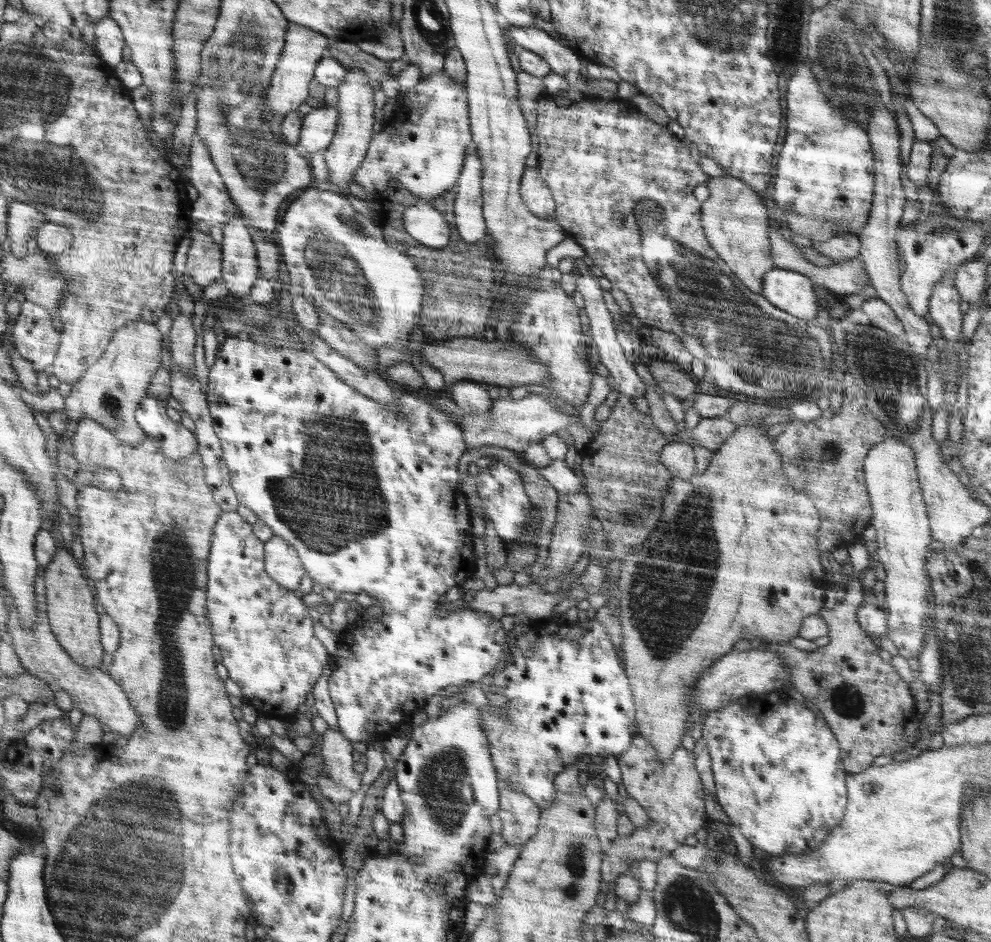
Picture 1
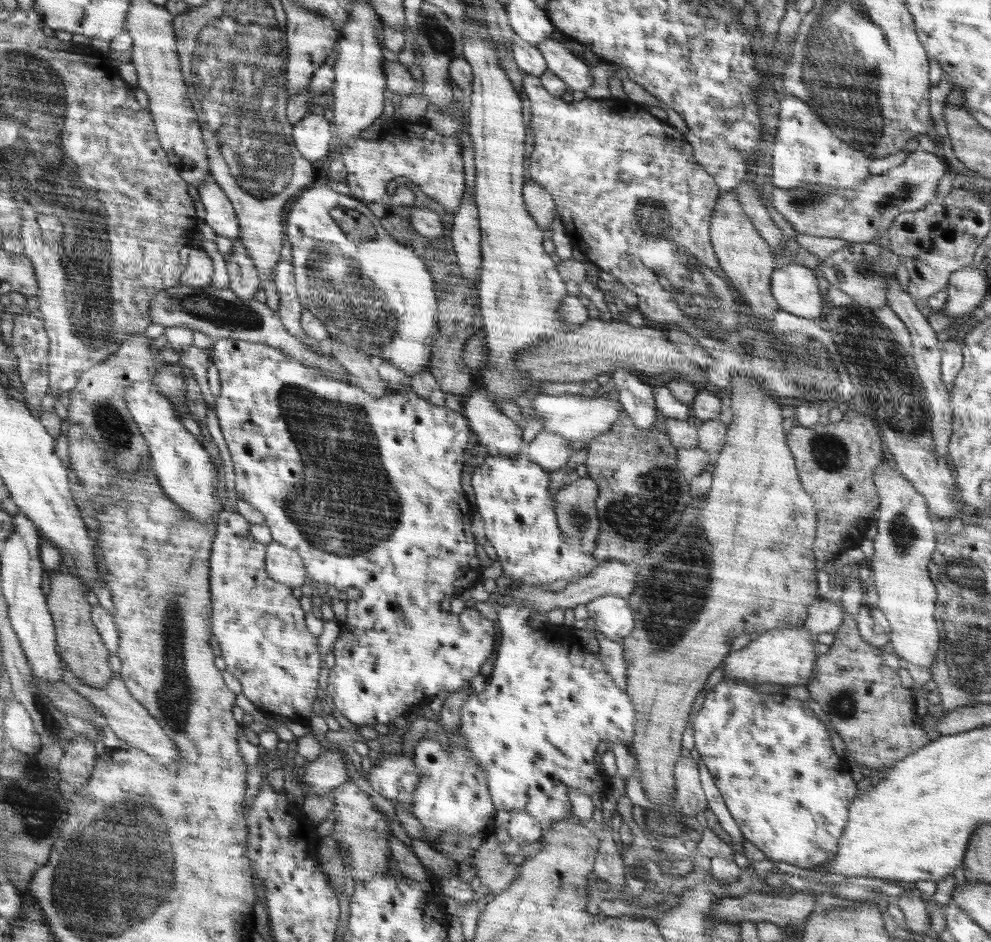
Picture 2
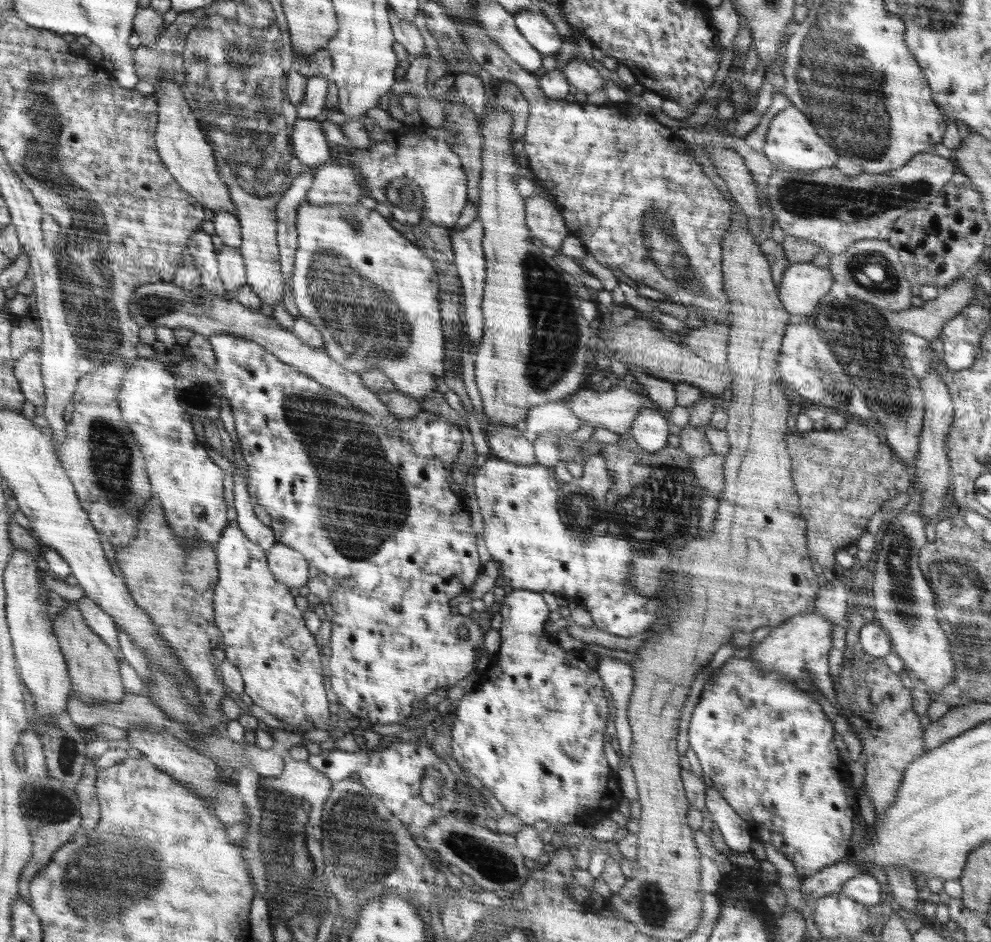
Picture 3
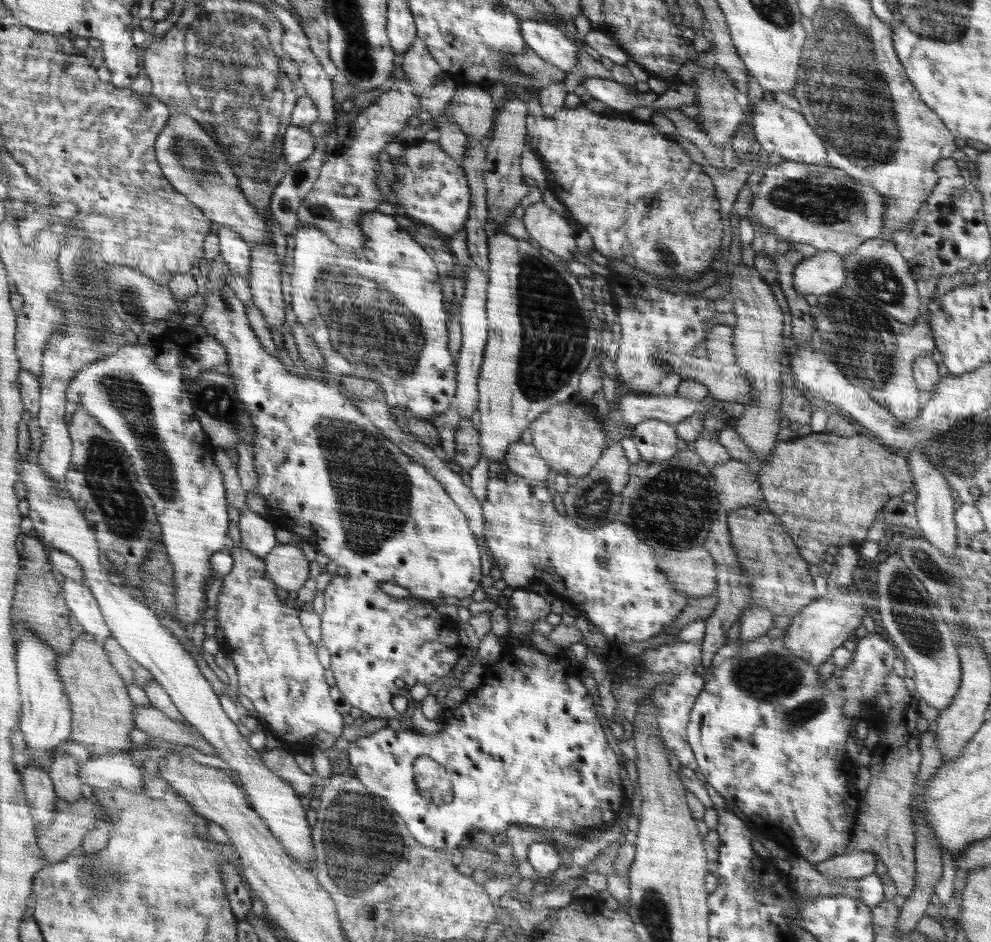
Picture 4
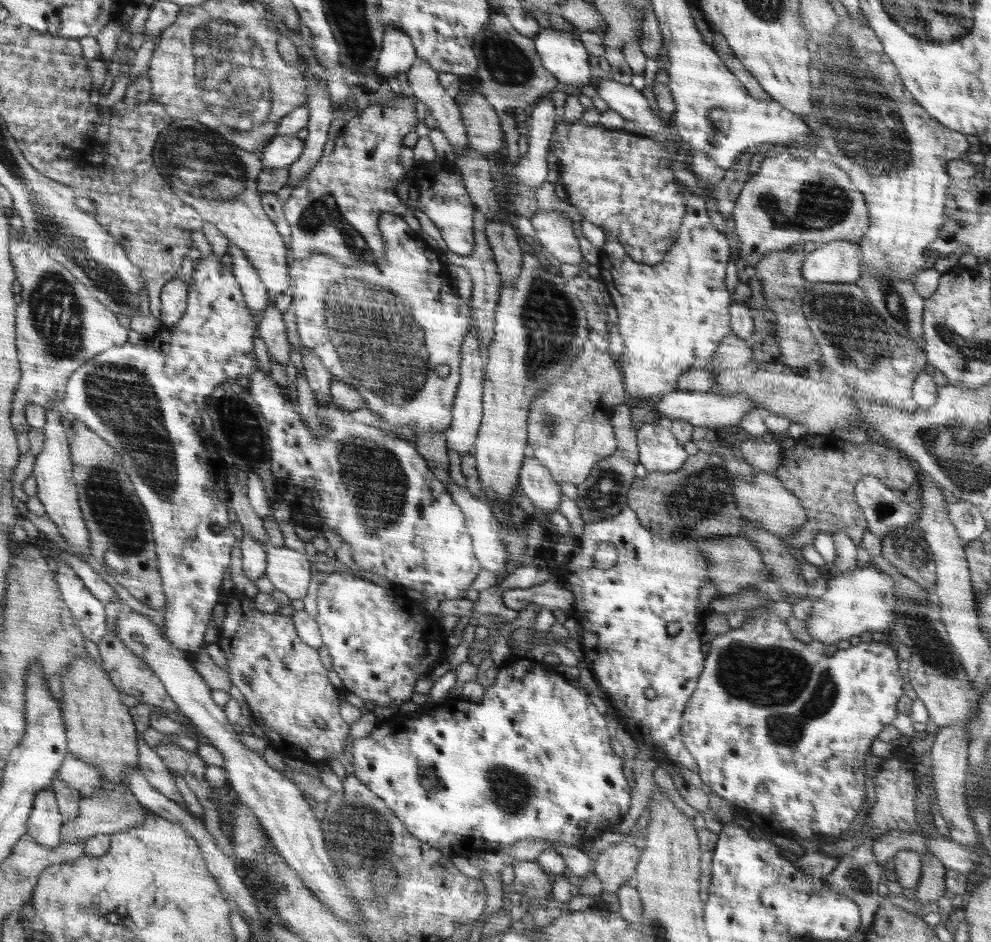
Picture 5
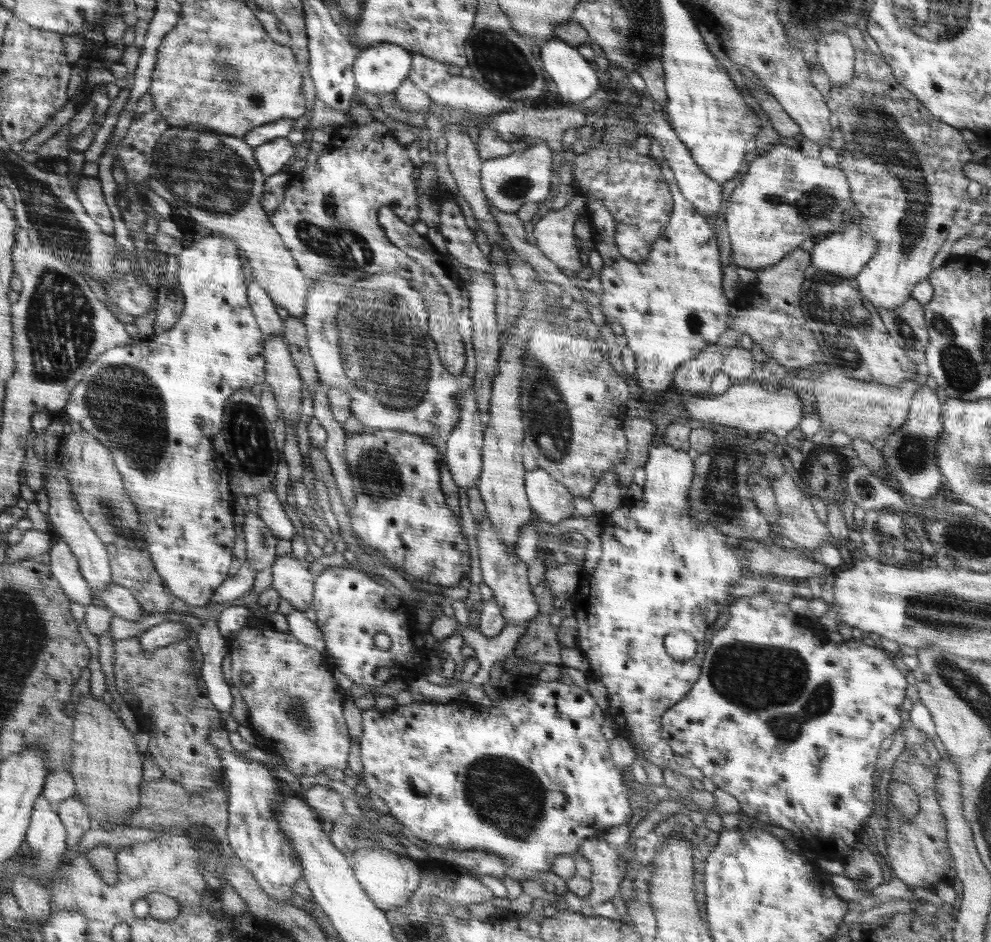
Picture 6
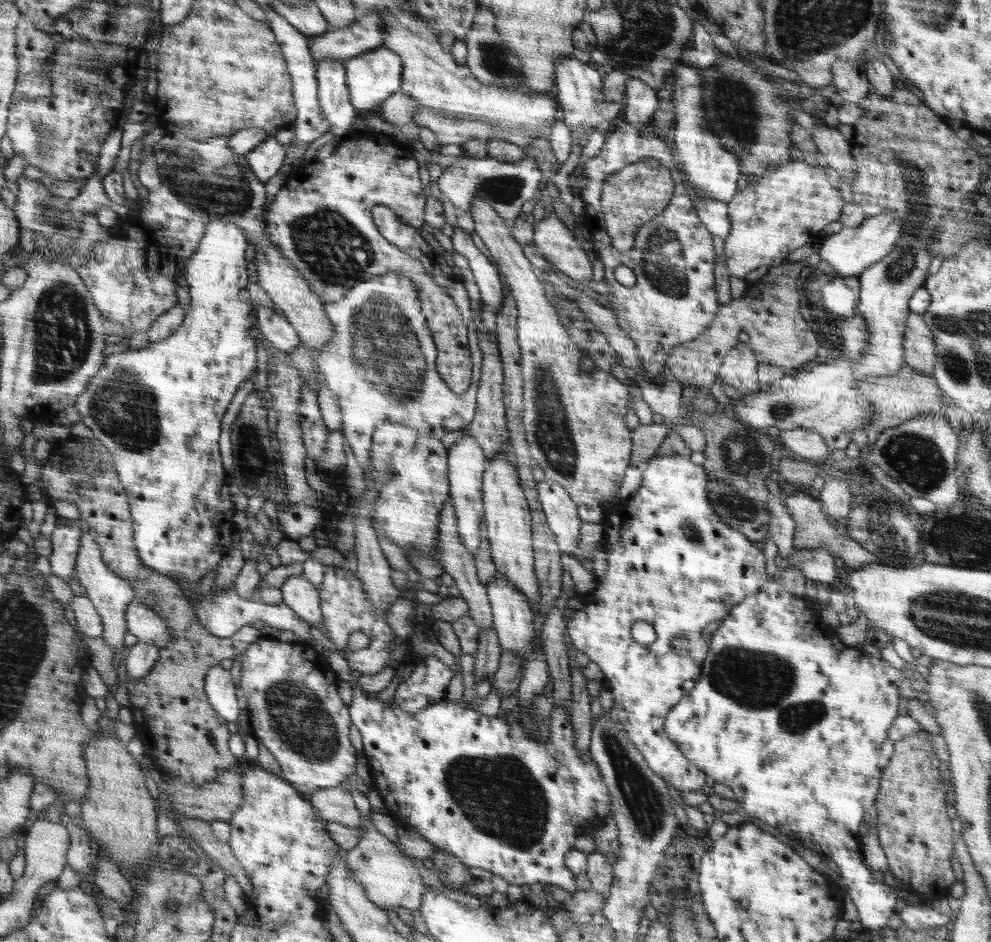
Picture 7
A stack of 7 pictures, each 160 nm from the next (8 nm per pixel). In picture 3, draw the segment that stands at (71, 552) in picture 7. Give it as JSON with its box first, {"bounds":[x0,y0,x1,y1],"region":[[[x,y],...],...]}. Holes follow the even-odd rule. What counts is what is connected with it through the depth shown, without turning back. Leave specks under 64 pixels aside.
{"bounds":[74,596,123,658],"region":[[[86,596],[74,601],[74,606],[77,606],[83,618],[87,619],[87,626],[99,635],[112,652],[115,652],[117,658],[123,657],[118,641],[118,631],[114,622],[112,622],[112,618]]]}

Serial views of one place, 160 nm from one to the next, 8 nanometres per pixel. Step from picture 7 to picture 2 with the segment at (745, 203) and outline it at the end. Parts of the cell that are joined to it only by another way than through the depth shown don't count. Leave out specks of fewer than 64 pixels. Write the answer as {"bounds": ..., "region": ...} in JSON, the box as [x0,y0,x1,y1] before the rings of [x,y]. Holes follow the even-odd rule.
{"bounds":[772,148,946,242],"region":[[[917,148],[900,166],[879,176],[872,175],[862,184],[844,190],[829,190],[816,186],[801,186],[792,190],[773,190],[772,204],[792,224],[798,233],[814,237],[838,238],[844,242],[874,242],[885,237],[893,221],[902,213],[926,208],[936,192],[946,164],[934,153]]]}

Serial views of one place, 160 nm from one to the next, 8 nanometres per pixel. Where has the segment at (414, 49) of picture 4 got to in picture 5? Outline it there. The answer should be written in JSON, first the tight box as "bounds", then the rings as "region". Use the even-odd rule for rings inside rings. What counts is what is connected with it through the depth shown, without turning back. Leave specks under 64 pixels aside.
{"bounds":[407,58,468,153],"region":[[[417,58],[407,70],[411,97],[426,104],[431,115],[437,121],[444,136],[454,146],[456,153],[461,153],[468,143],[468,134],[464,127],[463,112],[455,100],[448,96],[438,80],[438,71],[425,60]]]}

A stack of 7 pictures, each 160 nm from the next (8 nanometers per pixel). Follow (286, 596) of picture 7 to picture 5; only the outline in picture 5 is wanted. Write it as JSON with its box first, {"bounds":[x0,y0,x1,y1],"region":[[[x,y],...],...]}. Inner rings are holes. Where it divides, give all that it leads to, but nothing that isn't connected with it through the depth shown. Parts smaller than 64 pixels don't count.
{"bounds":[265,546,310,600],"region":[[[270,546],[267,549],[267,565],[265,575],[275,590],[291,600],[304,599],[310,586],[310,564],[292,548]]]}

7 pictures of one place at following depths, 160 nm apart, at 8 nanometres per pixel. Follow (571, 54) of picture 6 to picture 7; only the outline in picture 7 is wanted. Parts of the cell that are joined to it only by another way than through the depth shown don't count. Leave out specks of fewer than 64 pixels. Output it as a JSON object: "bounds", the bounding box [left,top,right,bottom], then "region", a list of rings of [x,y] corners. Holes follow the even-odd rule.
{"bounds":[552,55,624,146],"region":[[[570,55],[560,57],[556,64],[555,86],[552,93],[564,110],[564,122],[570,128],[571,139],[583,146],[587,144],[584,134],[588,134],[588,130],[592,130],[592,126],[598,122],[610,123],[624,105],[611,102],[604,95],[603,78],[596,69]]]}

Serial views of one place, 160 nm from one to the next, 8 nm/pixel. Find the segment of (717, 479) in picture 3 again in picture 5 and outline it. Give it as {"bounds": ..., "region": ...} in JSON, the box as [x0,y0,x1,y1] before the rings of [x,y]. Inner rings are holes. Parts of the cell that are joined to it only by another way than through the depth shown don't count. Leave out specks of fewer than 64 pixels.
{"bounds":[733,470,807,537],"region":[[[756,470],[754,476],[753,481],[748,482],[746,479],[733,476],[733,502],[737,509],[742,511],[743,518],[754,521],[764,530],[771,531],[772,534],[779,534],[781,537],[787,537],[794,531],[800,530],[806,522],[807,514],[799,500],[773,473]]]}

